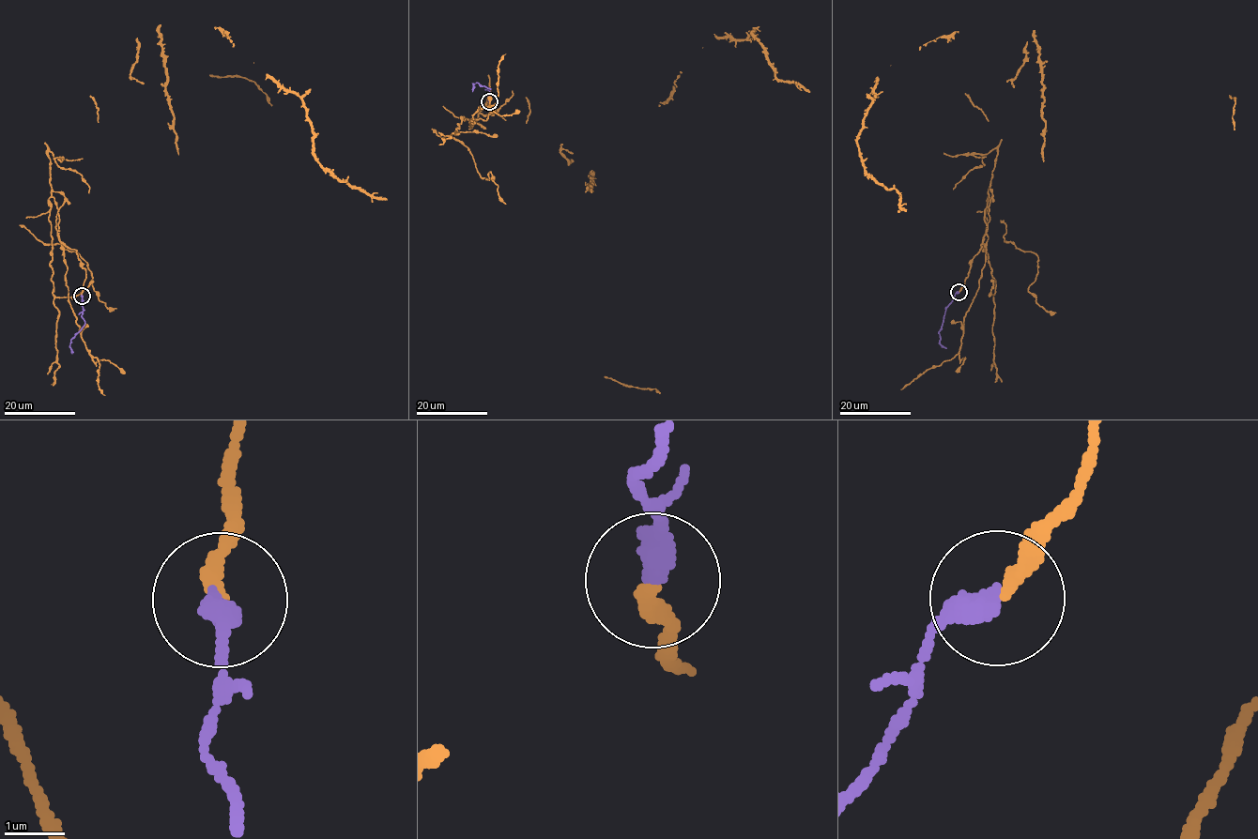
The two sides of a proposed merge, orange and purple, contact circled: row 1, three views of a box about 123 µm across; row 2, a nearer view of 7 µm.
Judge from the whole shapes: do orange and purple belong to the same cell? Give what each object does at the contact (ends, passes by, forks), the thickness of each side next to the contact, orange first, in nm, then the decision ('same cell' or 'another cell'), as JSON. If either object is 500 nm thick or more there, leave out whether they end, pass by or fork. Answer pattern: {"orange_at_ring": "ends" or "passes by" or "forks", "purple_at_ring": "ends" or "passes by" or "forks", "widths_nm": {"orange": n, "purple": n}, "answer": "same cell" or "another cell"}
{"orange_at_ring": "ends", "purple_at_ring": "ends", "widths_nm": {"orange": 260, "purple": 400}, "answer": "same cell"}

